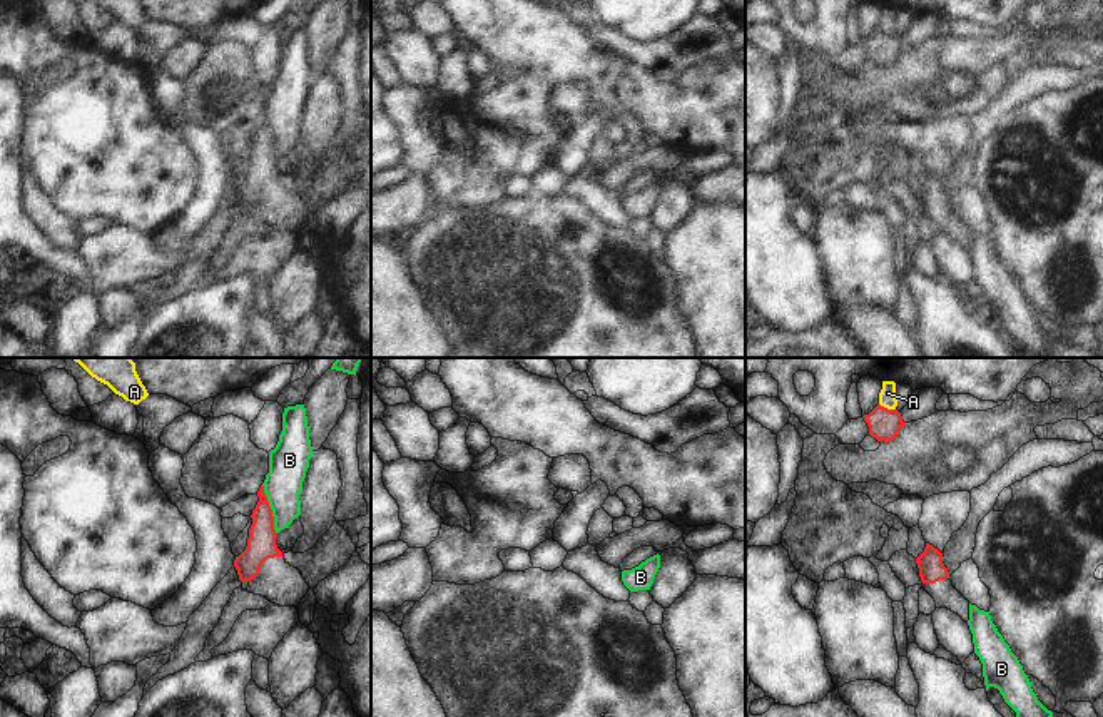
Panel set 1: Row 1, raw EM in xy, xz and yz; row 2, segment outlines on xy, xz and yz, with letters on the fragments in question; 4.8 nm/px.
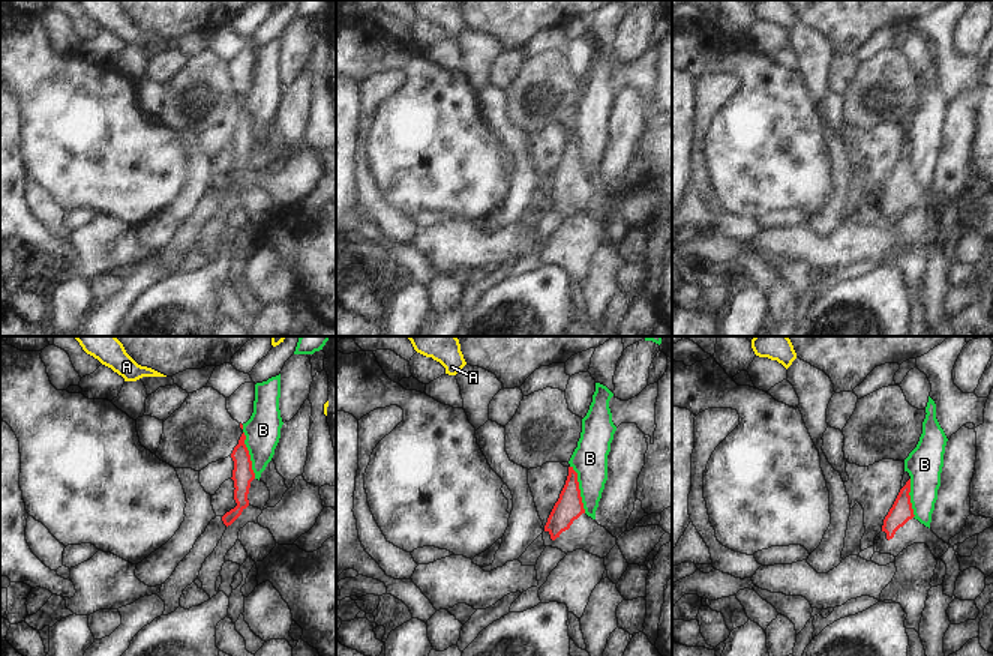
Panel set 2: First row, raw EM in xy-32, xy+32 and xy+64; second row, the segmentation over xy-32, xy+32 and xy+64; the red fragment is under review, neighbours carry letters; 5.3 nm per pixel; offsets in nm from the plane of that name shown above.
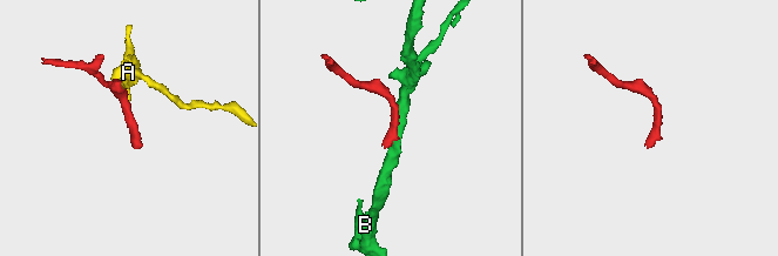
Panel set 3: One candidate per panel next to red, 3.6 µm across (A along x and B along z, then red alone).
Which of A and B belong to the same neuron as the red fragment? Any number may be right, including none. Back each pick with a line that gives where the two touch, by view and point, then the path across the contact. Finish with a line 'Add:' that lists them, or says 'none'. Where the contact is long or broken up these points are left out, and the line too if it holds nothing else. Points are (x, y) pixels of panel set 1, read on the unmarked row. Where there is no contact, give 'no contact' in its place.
Add: none

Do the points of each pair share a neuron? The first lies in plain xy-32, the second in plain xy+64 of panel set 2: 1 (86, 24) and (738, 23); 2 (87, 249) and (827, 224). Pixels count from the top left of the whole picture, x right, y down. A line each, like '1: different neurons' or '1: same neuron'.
1: different neurons
2: different neurons

